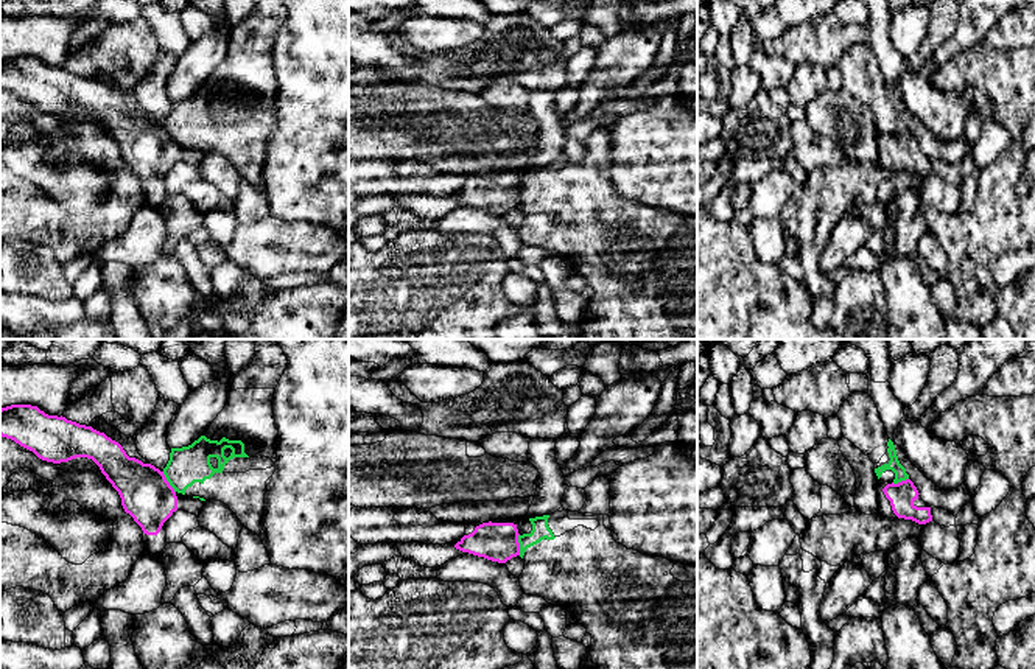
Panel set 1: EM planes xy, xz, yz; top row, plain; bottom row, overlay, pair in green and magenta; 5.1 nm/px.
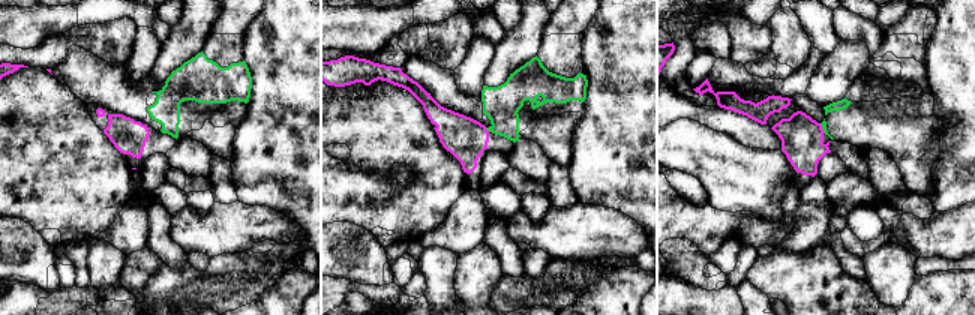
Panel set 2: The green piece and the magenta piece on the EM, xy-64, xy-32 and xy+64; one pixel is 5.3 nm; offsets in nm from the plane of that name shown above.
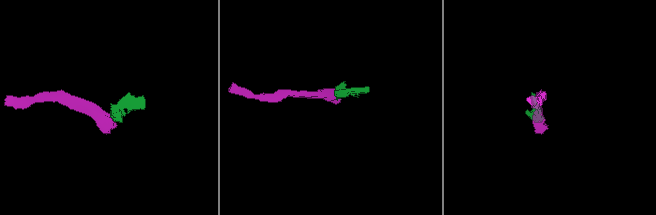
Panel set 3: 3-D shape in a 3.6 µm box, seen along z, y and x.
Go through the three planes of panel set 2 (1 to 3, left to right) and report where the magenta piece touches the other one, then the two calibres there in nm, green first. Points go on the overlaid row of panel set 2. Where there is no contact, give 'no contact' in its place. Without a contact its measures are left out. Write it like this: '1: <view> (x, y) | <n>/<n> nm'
1: no contact
2: xy-32 (488, 129) | 200/220 nm
3: xy+64 (822, 128) | 30/220 nm

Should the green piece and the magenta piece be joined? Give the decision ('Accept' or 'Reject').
Reject

